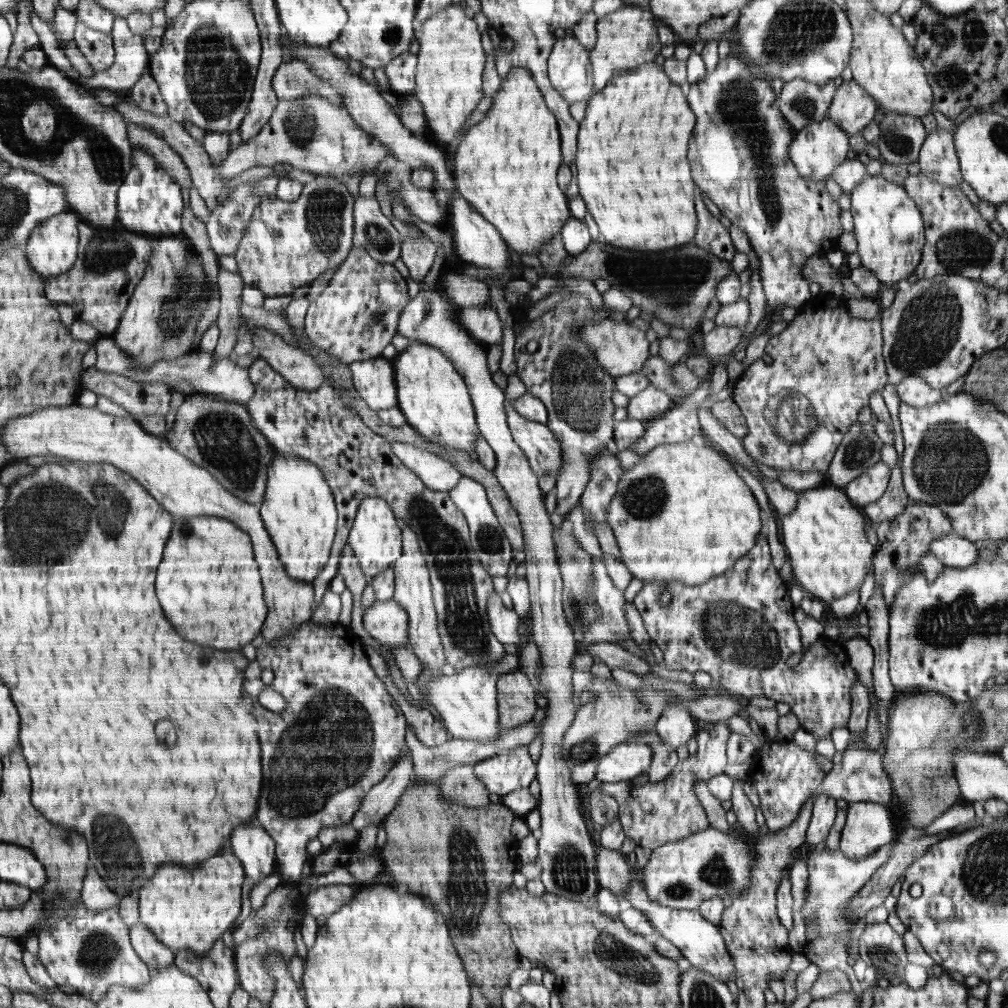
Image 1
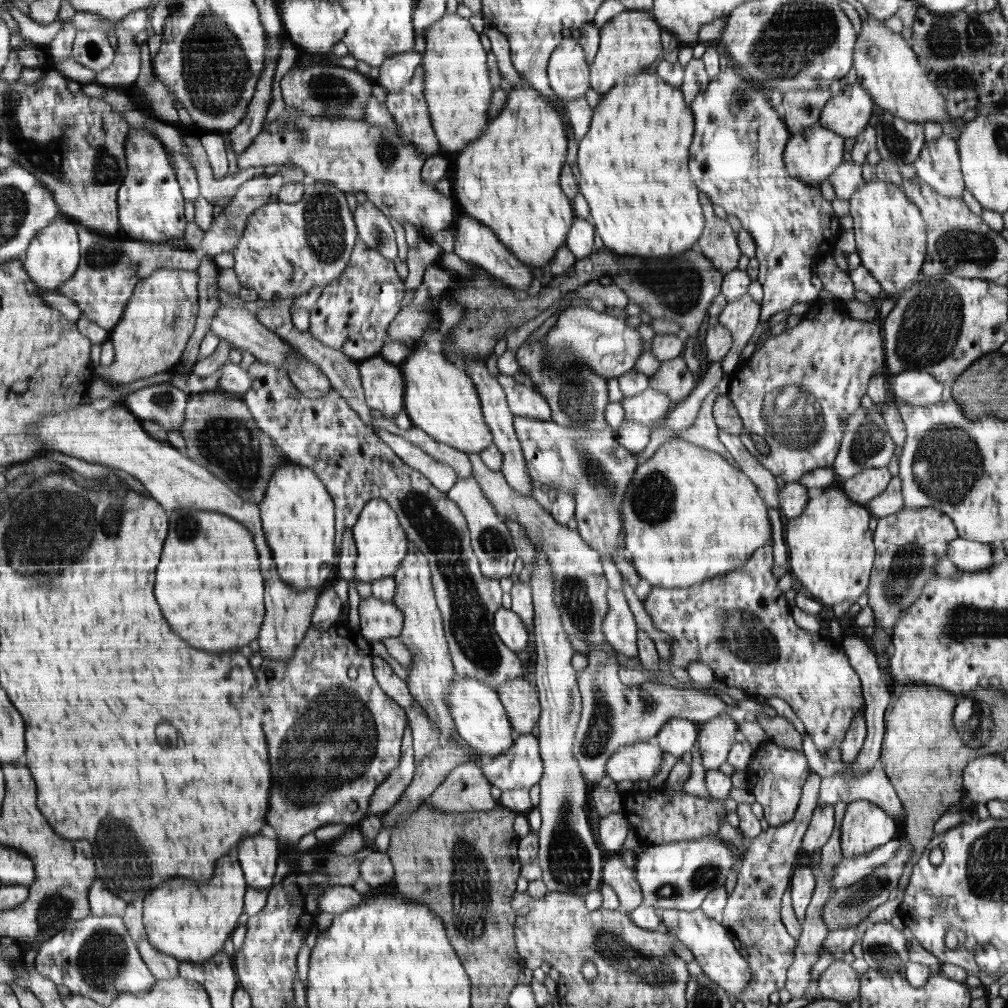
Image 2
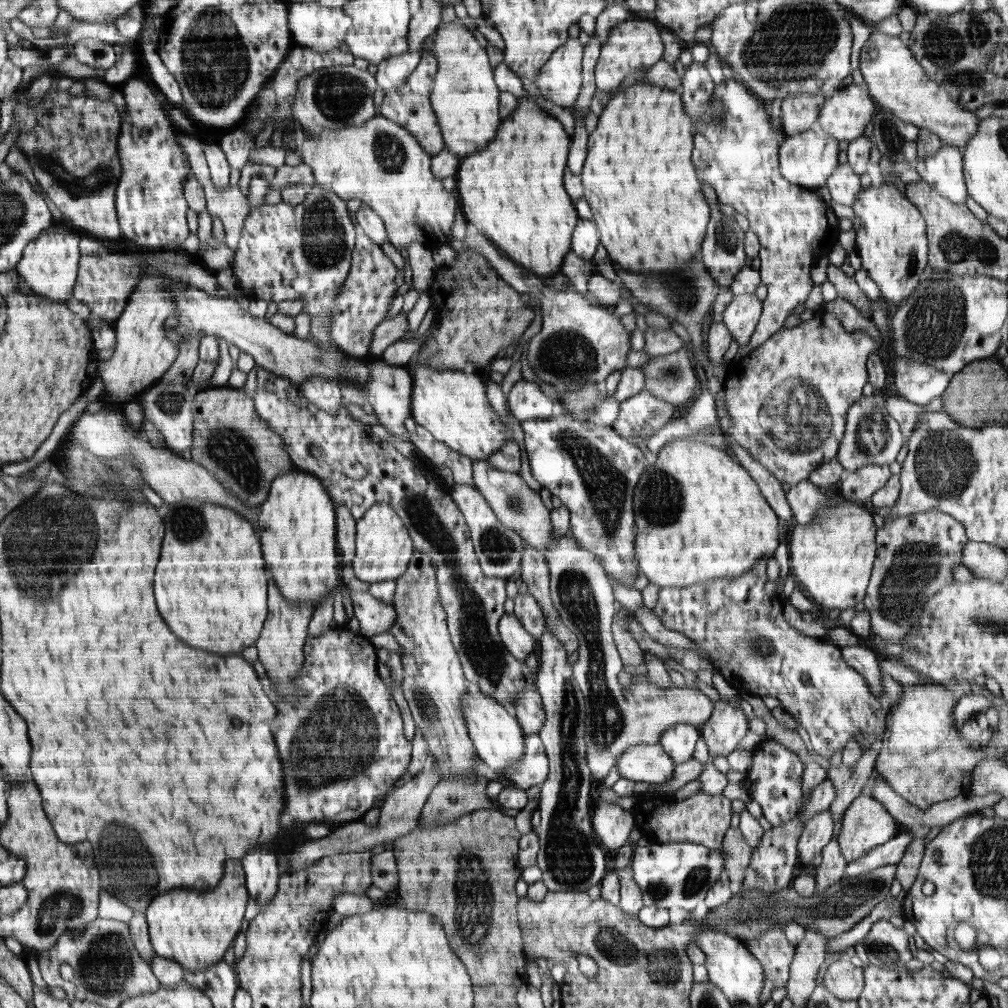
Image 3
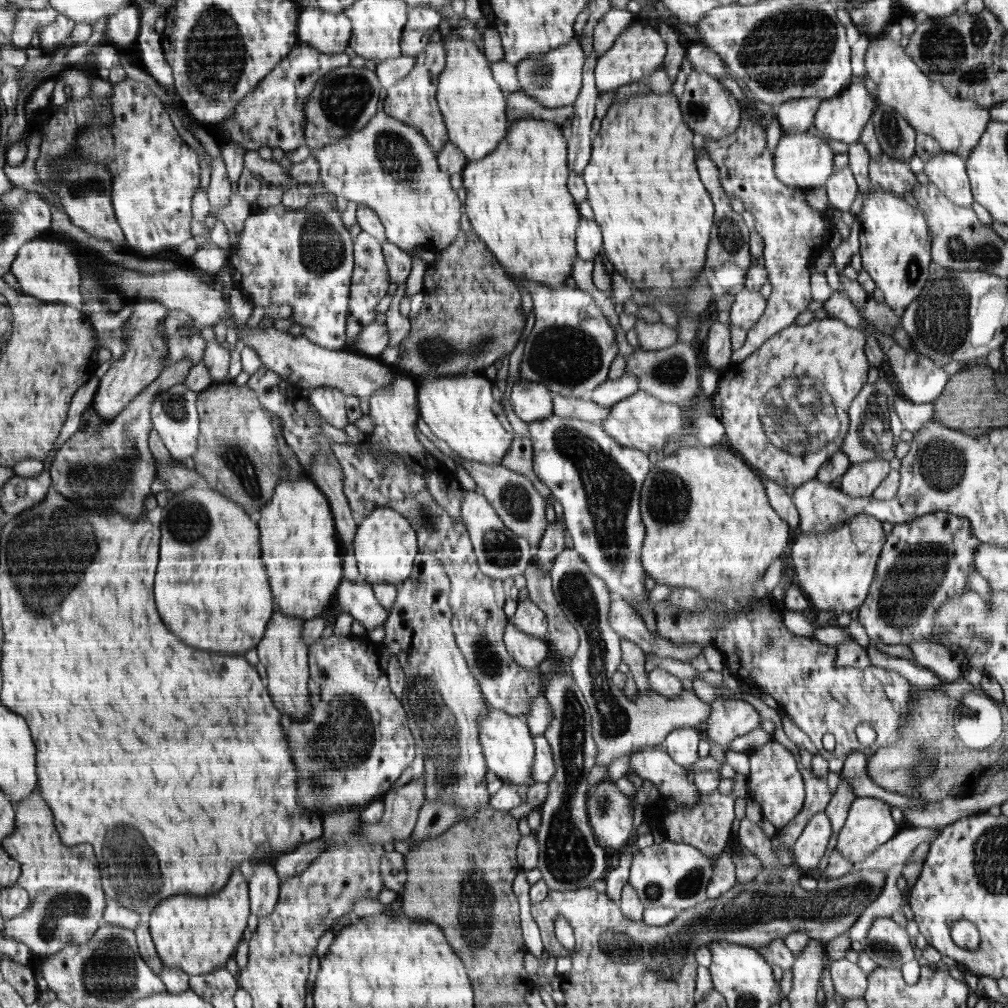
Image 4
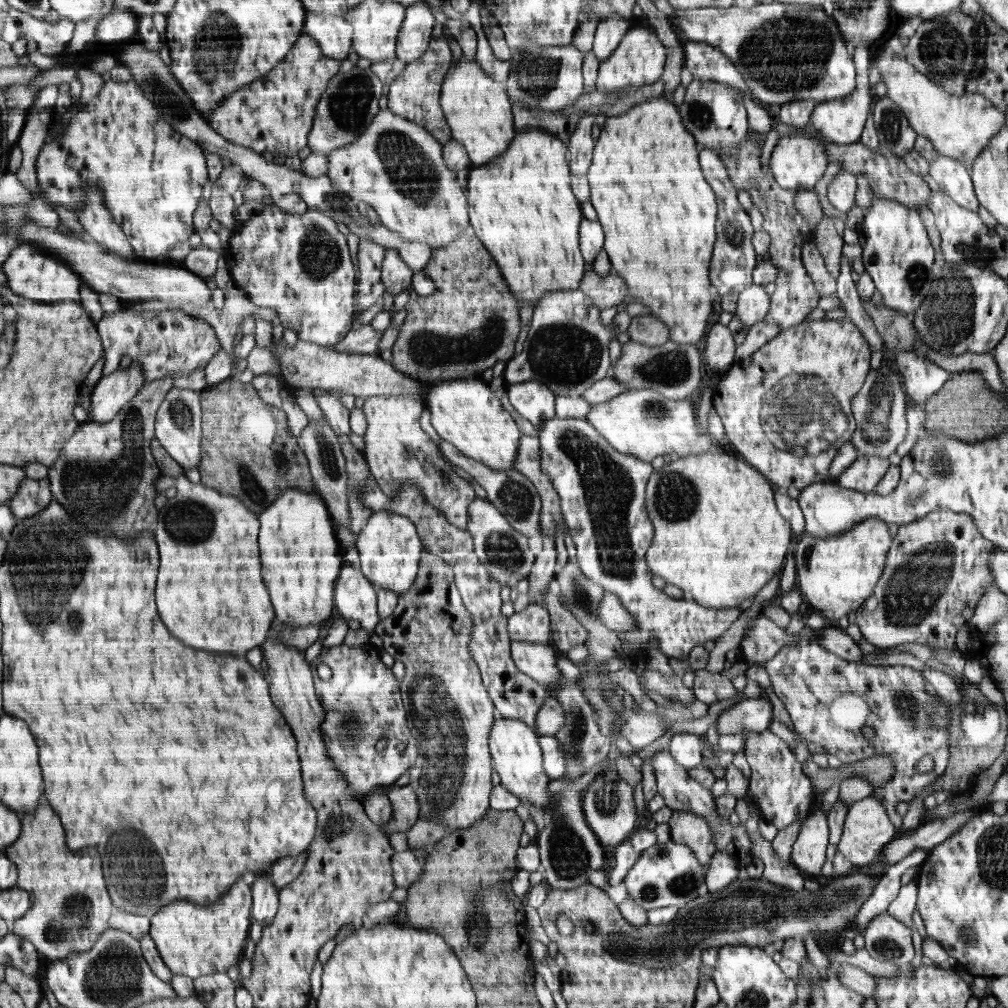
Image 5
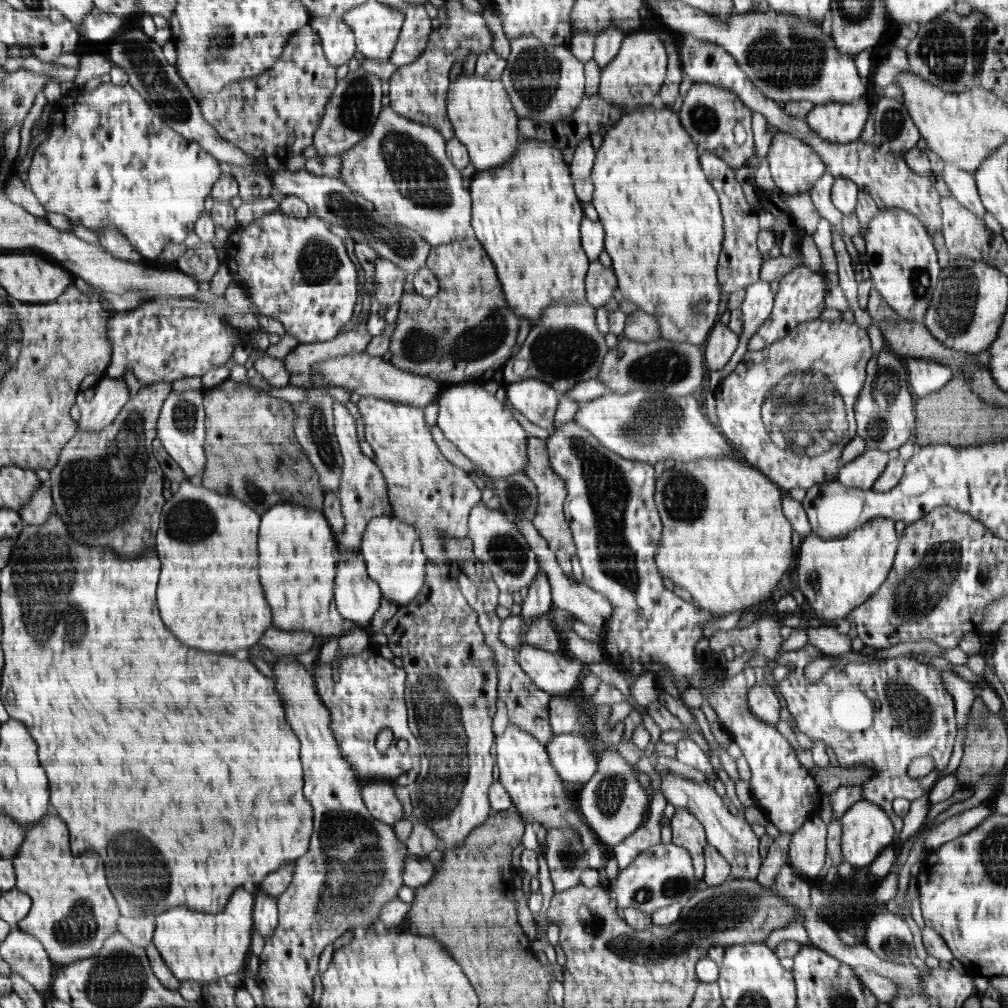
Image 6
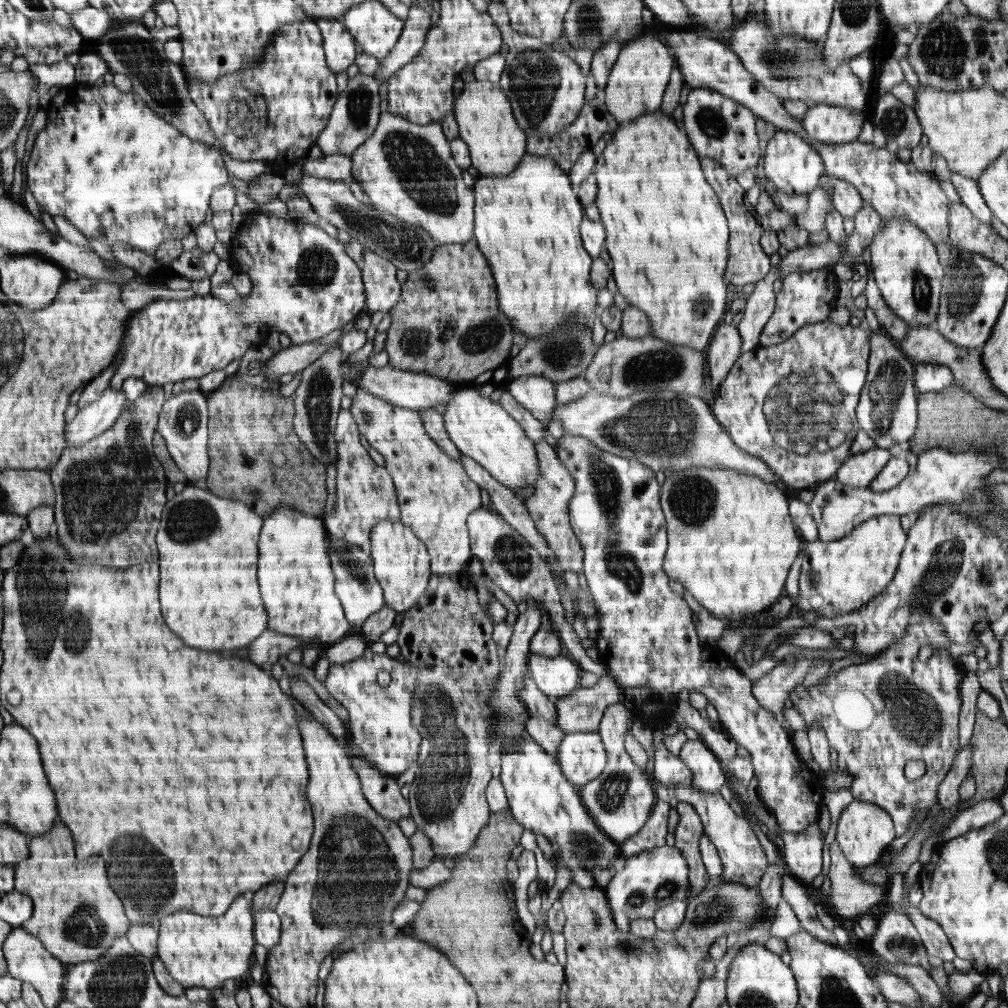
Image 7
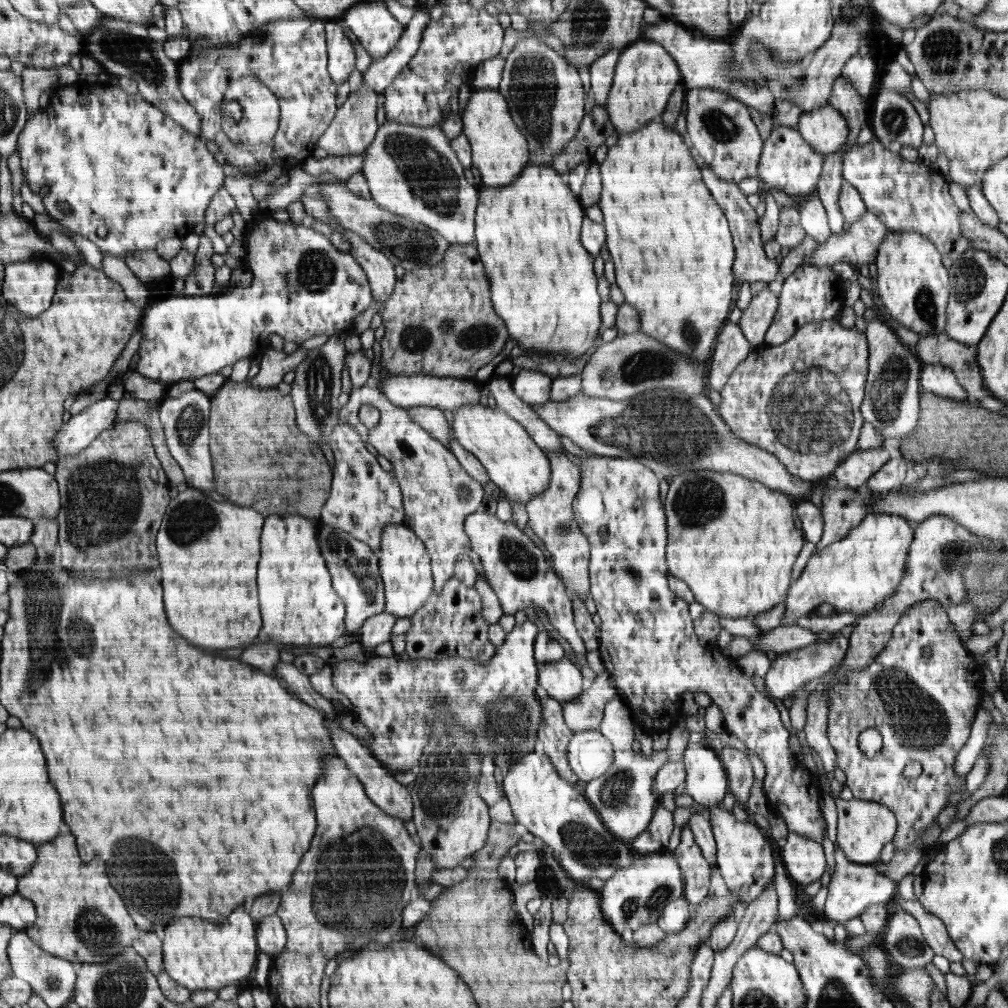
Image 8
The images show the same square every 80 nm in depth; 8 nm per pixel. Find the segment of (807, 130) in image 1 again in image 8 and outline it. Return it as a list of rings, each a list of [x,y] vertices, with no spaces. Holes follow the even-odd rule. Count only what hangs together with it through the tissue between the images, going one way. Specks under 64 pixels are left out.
[[[774,125],[770,136],[763,144],[757,178],[784,194],[810,196],[817,188],[824,160],[825,156],[814,152],[814,149],[801,137],[797,129]]]

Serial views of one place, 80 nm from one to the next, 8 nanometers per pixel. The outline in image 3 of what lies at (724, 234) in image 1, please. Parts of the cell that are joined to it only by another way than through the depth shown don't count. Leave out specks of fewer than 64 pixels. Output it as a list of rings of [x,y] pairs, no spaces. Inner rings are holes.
[[[704,183],[704,199],[710,207],[710,222],[704,236],[704,242],[700,246],[700,258],[703,259],[706,270],[714,277],[719,286],[728,287],[734,276],[746,268],[746,257],[744,248],[744,230],[738,226],[735,218],[725,217],[720,213],[720,201],[716,191],[708,183]]]

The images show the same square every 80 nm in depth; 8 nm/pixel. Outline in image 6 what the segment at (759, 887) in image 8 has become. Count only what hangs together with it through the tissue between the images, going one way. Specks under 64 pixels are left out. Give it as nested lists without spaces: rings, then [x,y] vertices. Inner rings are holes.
[[[662,772],[660,780],[662,781],[661,793],[675,808],[688,808],[690,812],[697,816],[697,819],[705,827],[705,835],[708,837],[708,843],[713,846],[731,866],[730,879],[752,879],[756,880],[759,873],[762,858],[760,857],[759,837],[752,831],[750,824],[741,817],[736,818],[728,811],[724,804],[723,797],[718,796],[713,786],[708,783],[697,784],[692,780],[686,780],[676,774]]]

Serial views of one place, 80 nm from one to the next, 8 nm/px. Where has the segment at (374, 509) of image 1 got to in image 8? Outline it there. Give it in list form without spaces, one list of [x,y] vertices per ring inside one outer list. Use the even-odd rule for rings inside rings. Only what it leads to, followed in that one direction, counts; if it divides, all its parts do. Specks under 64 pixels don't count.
[[[406,524],[384,525],[381,534],[381,576],[385,579],[386,612],[395,617],[416,614],[428,602],[432,594],[432,573],[430,554],[424,541]]]

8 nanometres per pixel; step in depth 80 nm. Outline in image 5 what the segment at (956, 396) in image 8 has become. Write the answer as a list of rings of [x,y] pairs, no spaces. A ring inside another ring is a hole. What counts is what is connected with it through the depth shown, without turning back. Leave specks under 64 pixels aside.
[[[894,350],[894,362],[903,379],[903,388],[912,404],[922,406],[953,374],[912,351]]]

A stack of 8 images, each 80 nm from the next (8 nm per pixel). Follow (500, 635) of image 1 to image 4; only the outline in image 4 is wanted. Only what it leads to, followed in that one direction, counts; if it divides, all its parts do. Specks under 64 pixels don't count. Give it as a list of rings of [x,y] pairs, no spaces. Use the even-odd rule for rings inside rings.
[[[508,620],[508,626],[505,628],[505,645],[508,646],[508,652],[513,660],[526,668],[527,672],[534,672],[539,677],[544,678],[544,674],[538,669],[538,665],[551,656],[551,646],[547,641],[536,640]]]

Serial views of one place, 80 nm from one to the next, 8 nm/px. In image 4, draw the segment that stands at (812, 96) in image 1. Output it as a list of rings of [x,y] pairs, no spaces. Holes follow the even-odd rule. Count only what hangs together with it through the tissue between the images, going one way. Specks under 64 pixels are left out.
[[[800,97],[776,106],[774,116],[778,119],[782,132],[806,133],[813,124],[821,101],[818,97]]]

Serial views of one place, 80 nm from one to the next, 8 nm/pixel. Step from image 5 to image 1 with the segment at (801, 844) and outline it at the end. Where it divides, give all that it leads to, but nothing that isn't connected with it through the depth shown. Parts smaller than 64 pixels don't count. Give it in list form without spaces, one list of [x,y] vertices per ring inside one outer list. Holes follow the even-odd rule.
[[[818,792],[815,796],[813,811],[807,828],[806,840],[812,846],[826,840],[831,826],[835,823],[835,816],[838,812],[836,799],[826,793]]]

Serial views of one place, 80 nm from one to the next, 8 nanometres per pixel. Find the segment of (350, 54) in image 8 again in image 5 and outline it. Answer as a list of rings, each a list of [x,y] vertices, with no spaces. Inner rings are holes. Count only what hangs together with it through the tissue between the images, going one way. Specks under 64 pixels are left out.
[[[306,11],[305,33],[321,47],[327,57],[339,61],[348,58],[352,47],[353,25],[343,15],[326,15]]]

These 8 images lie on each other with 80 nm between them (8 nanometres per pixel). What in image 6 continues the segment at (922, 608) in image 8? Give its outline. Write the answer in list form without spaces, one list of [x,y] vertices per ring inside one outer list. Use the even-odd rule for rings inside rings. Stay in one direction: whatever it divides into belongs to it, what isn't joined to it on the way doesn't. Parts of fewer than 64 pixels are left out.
[[[806,645],[778,658],[778,665],[794,666],[790,677],[780,685],[786,709],[800,732],[812,741],[823,740],[834,750],[842,767],[851,769],[862,763],[876,771],[870,781],[862,783],[862,798],[886,812],[897,834],[902,830],[904,817],[894,813],[892,800],[906,798],[911,802],[928,790],[931,792],[938,775],[948,766],[958,736],[955,704],[943,686],[943,672],[918,664],[914,654],[907,654],[870,664],[837,663],[817,682],[808,682],[804,668],[822,658],[821,654],[814,646]],[[924,755],[932,756],[934,771],[924,778],[910,778],[908,765]]]

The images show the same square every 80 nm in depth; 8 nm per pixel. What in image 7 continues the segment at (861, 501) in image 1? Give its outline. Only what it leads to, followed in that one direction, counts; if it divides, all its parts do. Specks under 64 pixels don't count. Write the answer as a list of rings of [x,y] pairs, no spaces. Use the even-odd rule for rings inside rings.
[[[878,447],[855,454],[839,466],[834,480],[851,487],[869,488],[890,458],[888,449]]]

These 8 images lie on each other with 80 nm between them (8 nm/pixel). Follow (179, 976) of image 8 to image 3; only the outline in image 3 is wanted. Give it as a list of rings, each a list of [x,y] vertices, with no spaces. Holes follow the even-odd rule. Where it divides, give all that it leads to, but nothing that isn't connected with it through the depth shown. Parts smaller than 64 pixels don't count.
[[[226,860],[226,876],[222,878],[222,884],[213,889],[176,888],[156,896],[146,910],[153,952],[194,972],[205,971],[222,960],[242,928],[248,902],[244,873],[240,860]]]

